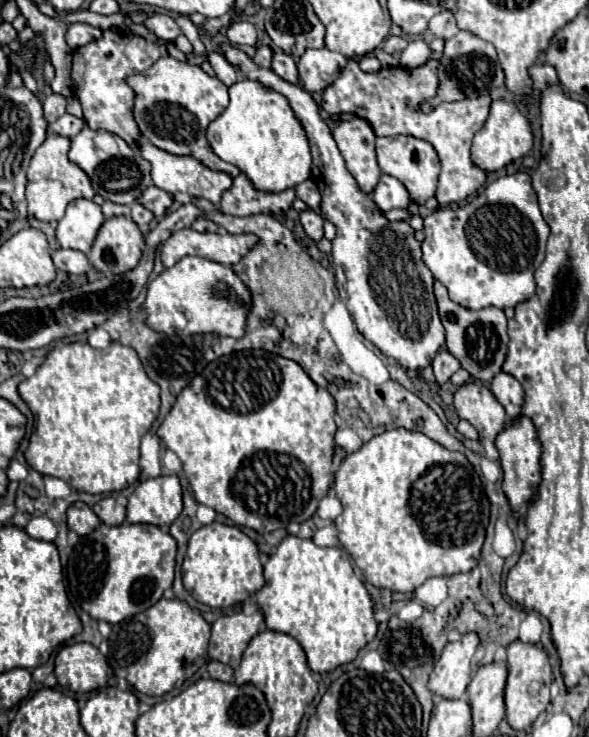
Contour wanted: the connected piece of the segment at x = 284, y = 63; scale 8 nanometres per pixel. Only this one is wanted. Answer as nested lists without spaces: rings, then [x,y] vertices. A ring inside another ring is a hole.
[[[274,51],[274,59],[272,59],[272,71],[276,75],[280,75],[282,79],[290,81],[290,83],[298,83],[298,69],[294,59],[284,53],[284,51]]]

